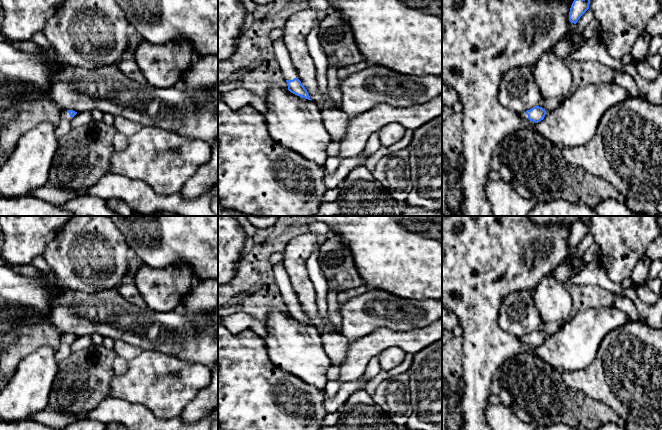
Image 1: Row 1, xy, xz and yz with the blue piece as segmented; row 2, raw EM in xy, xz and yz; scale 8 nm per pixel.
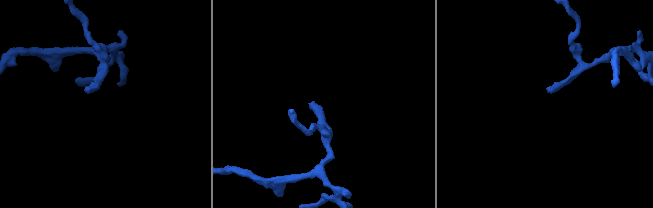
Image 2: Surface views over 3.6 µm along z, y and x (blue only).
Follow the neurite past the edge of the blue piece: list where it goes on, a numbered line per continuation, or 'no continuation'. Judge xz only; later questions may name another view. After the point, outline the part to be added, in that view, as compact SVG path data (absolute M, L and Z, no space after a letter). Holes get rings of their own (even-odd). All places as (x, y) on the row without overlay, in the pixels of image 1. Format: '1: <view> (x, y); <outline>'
1: xz (283, 282); M280 262L273 266L273 272L275 276L276 284L279 288L281 296L285 304L293 304L297 302L297 296L292 289L291 281L283 266L283 262Z

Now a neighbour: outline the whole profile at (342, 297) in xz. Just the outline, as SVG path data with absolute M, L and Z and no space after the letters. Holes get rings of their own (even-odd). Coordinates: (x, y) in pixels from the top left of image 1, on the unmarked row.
M366 285L359 286L357 288L345 290L342 292L339 292L337 294L337 301L339 304L346 303L349 299L360 296L368 291L368 287Z

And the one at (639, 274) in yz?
M644 255L637 262L630 276L634 287L639 286L639 285L645 285L647 276L648 276L648 272L650 269L651 261L652 260L647 255Z

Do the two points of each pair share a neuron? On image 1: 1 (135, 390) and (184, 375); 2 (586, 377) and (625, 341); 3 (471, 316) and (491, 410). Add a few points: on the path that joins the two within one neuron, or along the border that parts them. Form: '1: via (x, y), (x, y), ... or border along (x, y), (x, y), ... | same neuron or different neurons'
1: via (147, 382), (172, 382) | same neuron
2: via (596, 370), (615, 351) | same neuron
3: border along (489, 402), (484, 410), (485, 419) | different neurons

